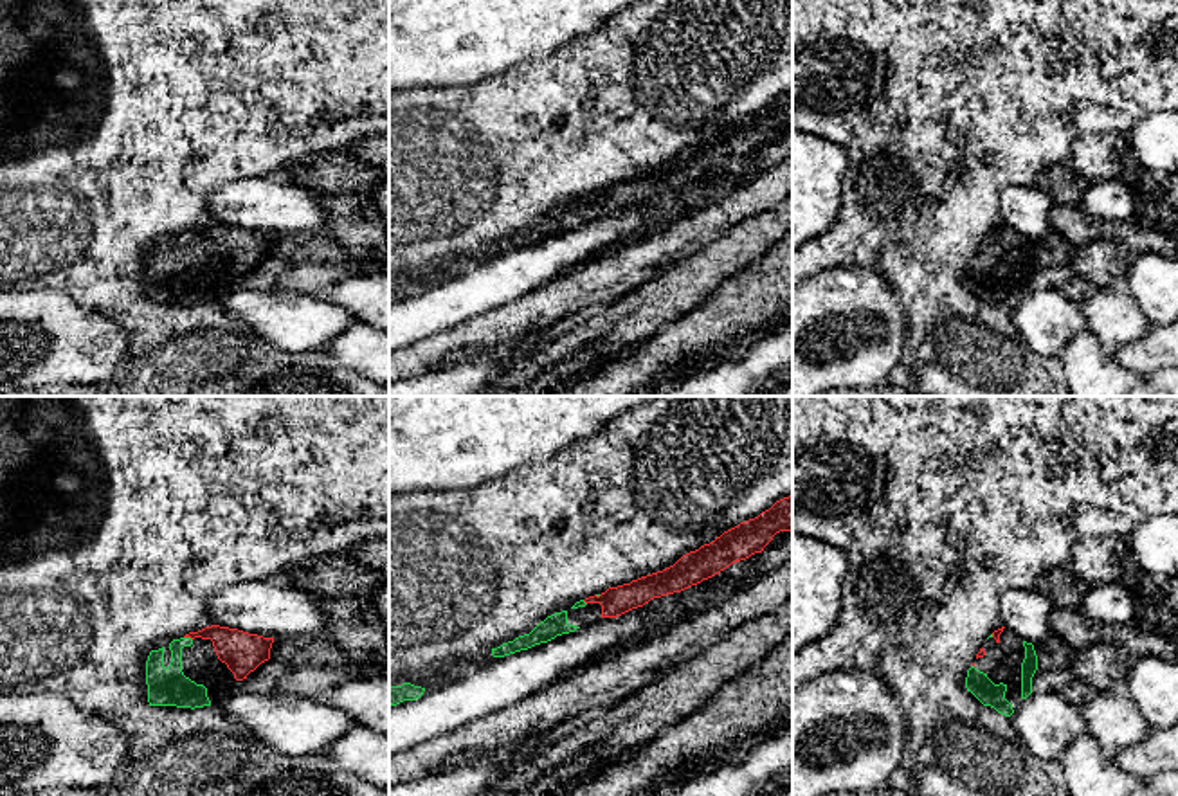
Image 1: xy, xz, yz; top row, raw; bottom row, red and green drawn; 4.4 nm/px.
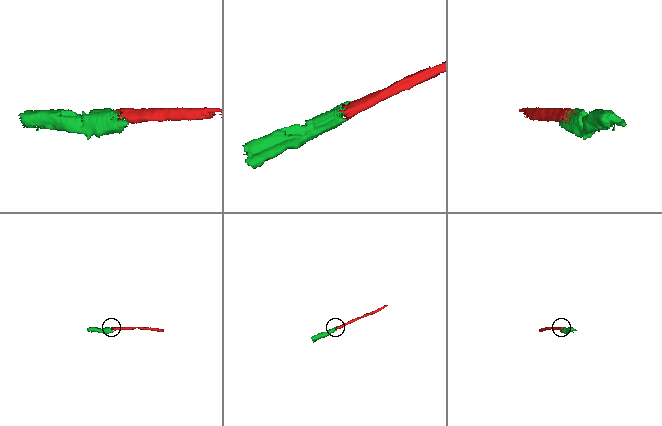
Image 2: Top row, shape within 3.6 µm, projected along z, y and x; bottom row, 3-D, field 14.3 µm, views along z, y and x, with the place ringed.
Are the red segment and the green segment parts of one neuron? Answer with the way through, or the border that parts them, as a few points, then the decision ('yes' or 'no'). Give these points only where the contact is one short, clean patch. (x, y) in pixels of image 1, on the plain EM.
yes

